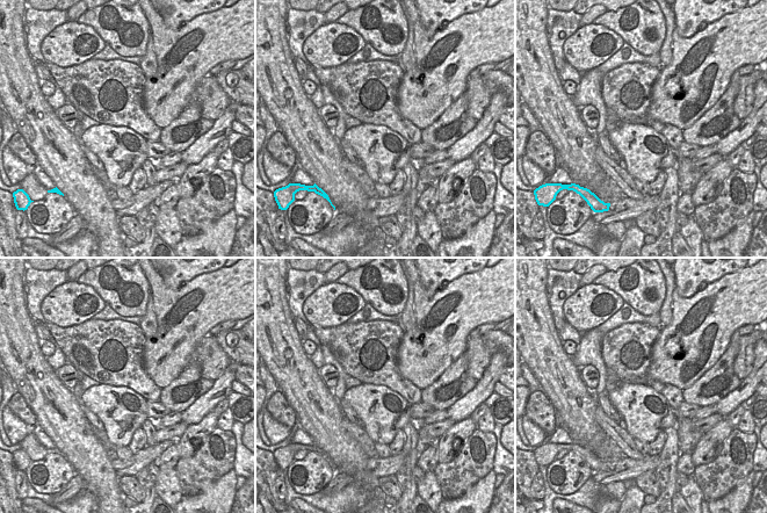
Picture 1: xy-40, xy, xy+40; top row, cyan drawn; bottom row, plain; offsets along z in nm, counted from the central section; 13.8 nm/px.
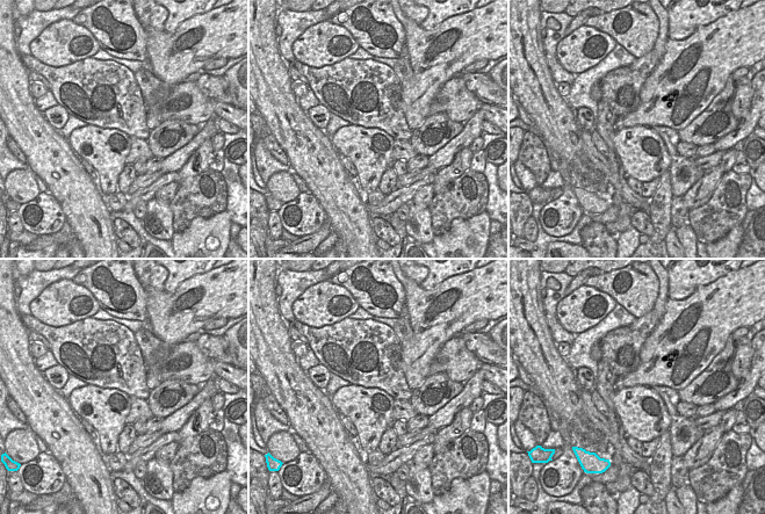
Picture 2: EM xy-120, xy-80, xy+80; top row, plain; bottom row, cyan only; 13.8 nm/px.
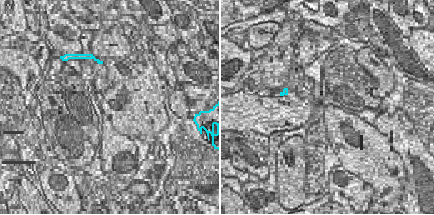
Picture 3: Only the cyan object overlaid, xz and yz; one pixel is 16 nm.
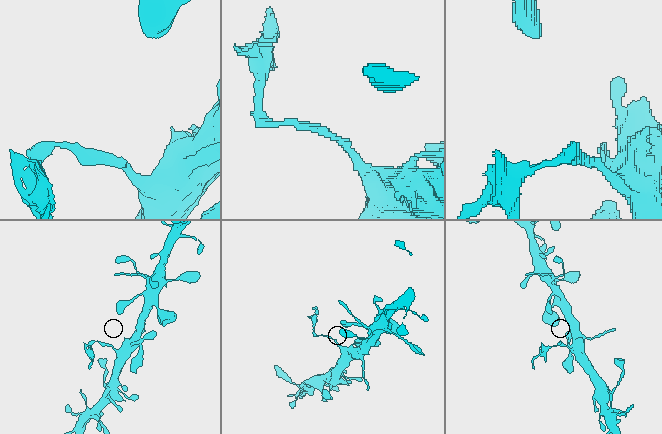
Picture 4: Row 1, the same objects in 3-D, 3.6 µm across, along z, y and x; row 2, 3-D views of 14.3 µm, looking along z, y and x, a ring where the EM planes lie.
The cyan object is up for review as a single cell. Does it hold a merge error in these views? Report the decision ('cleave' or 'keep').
cleave

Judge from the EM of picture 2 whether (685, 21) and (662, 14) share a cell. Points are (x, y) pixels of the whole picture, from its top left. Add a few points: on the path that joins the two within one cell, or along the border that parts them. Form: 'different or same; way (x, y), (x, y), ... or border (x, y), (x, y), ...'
different; border (666, 12), (669, 36)

